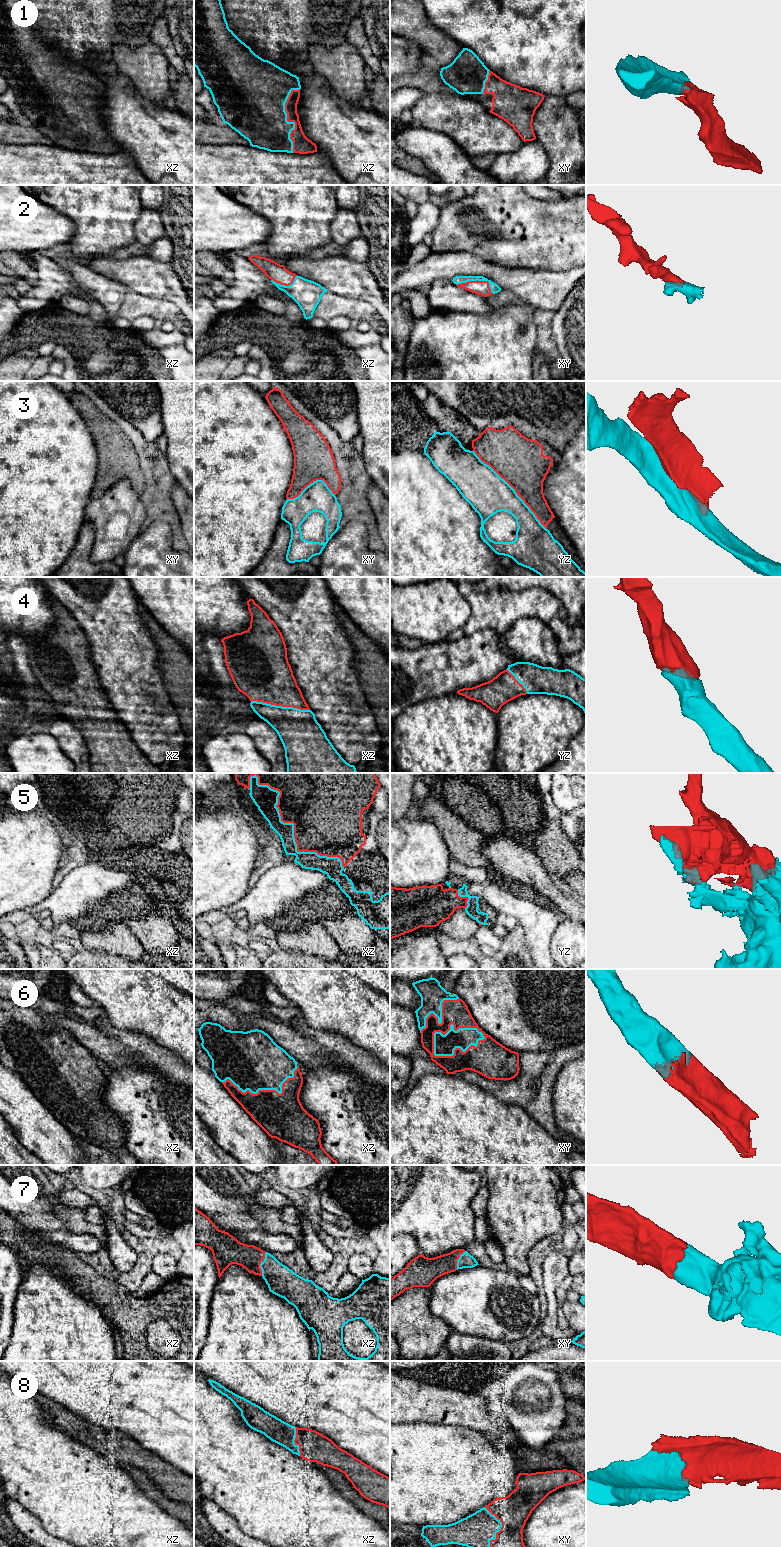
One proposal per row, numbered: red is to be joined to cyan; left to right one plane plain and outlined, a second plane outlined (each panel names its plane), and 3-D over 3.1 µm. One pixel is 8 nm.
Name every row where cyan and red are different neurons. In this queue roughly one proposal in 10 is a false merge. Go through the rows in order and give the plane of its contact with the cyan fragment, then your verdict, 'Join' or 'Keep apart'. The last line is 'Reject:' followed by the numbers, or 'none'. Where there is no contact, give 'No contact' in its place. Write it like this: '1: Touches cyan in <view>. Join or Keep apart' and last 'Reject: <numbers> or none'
1: Touches cyan in xz. Join
2: Touches cyan in xy. Join
3: Touches cyan in yz. Keep apart
4: Touches cyan in xz. Join
5: Touches cyan in xz. Join
6: Touches cyan in xy. Join
7: Touches cyan in xz. Join
8: Touches cyan in xy. Join
Reject: 3

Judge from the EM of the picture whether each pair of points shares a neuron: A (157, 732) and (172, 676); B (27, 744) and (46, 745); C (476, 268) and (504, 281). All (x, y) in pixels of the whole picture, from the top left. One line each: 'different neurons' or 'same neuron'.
A: different neurons
B: same neuron
C: same neuron

